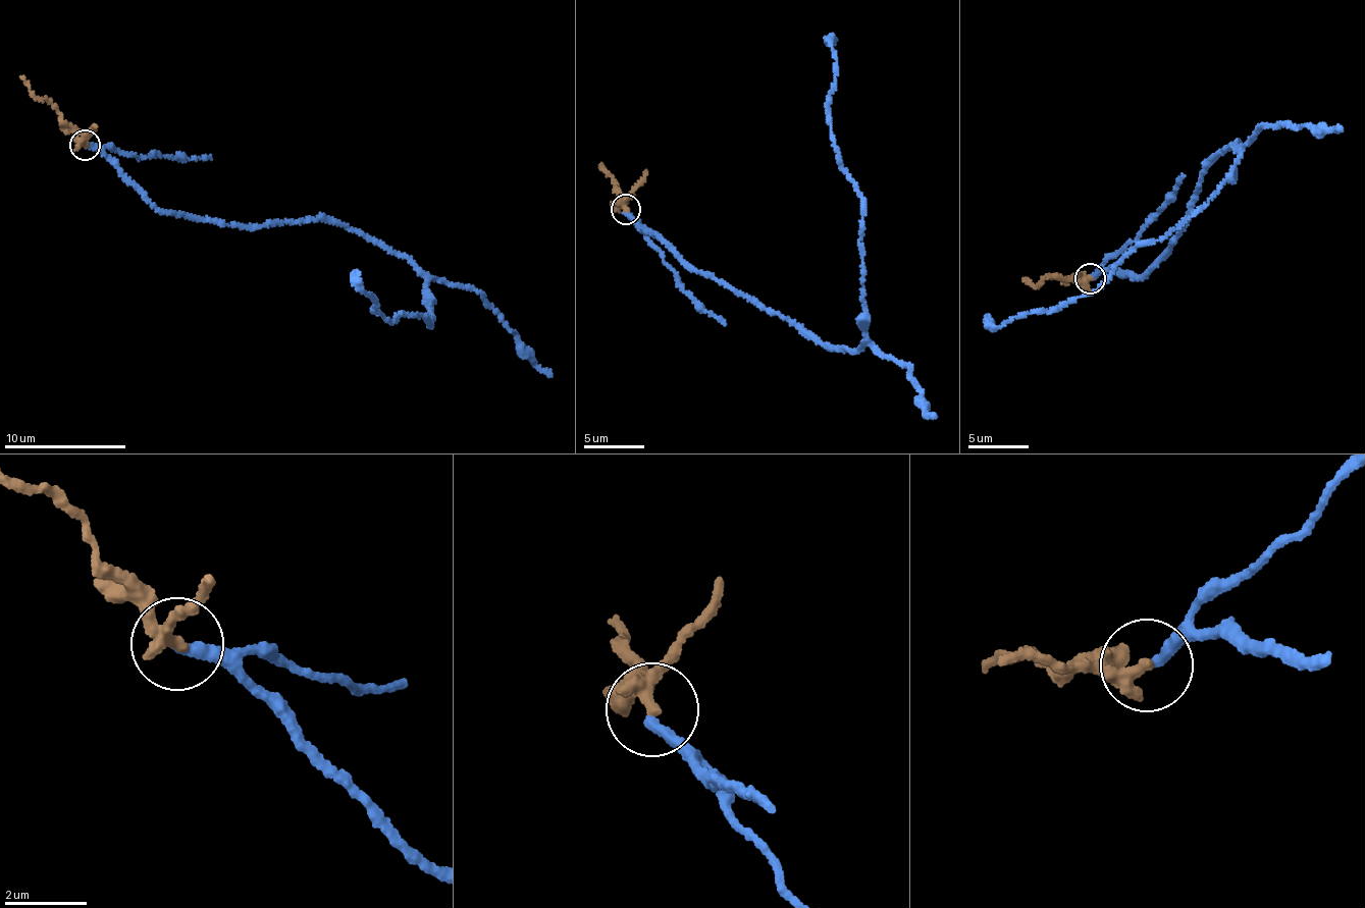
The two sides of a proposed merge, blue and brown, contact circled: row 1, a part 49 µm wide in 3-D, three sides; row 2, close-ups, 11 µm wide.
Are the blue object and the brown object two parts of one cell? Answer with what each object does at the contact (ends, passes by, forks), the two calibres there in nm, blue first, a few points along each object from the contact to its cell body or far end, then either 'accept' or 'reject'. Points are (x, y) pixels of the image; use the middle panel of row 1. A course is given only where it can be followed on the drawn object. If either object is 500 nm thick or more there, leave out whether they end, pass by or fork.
blue ends | brown passes by | 280/260 nm | blue via (625, 211), (638, 229), (661, 236), (666, 247), (822, 342), (867, 343), (858, 191), (831, 136), (832, 42) | brown via (625, 208), (625, 198), (599, 165) | reject

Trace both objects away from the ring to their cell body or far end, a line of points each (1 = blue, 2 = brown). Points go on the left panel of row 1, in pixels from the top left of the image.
1: (85, 147), (164, 213), (352, 228), (426, 280), (430, 325), (417, 313), (384, 320), (354, 271)
2: (84, 145), (48, 103), (34, 96), (20, 76)

